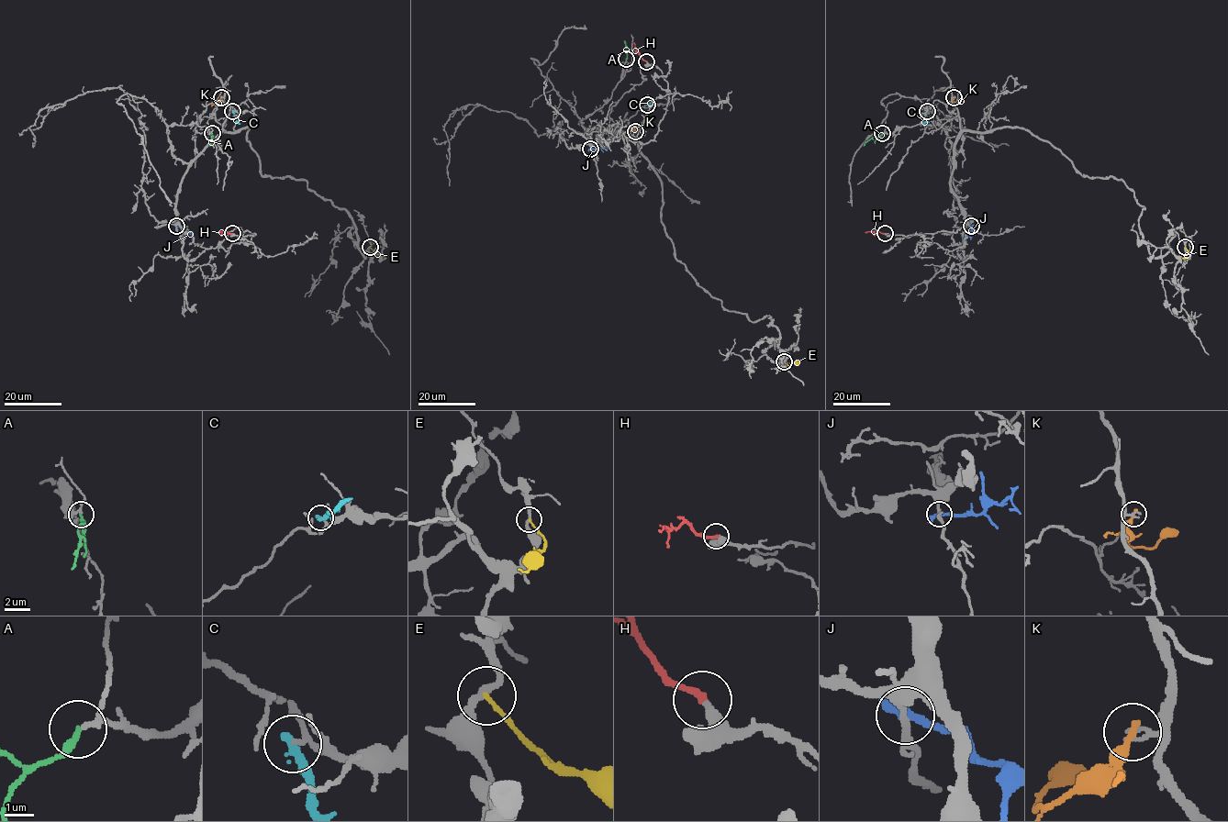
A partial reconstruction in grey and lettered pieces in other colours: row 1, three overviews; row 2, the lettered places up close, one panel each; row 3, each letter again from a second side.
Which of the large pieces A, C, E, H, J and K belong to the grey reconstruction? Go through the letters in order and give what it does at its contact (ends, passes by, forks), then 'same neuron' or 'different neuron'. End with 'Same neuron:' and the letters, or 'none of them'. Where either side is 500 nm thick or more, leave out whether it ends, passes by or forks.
A: it ends | same neuron
C: it ends | different neuron
E: it ends | different neuron
H: it ends | same neuron
J: it ends | different neuron
K: it ends | different neuron
Same neuron: A, H

